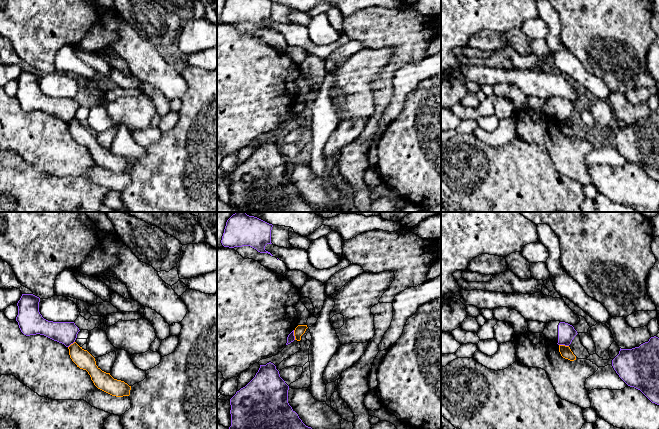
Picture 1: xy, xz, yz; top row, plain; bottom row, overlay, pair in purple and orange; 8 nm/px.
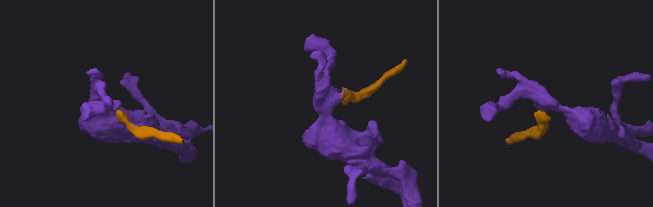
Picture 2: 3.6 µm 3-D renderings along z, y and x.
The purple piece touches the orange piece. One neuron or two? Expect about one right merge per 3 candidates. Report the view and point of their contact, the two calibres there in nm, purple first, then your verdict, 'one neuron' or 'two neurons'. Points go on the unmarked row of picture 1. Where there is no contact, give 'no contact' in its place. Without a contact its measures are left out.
xz (293, 111) | 60/80 nm | two neurons

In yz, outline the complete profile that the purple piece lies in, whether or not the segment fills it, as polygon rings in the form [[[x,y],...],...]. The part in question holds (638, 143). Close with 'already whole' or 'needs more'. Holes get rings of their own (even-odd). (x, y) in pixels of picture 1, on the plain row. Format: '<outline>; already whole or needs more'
[[[654,112],[648,118],[632,125],[621,125],[612,136],[612,142],[619,153],[630,163],[640,166],[652,179],[659,181],[659,114]]]; already whole

